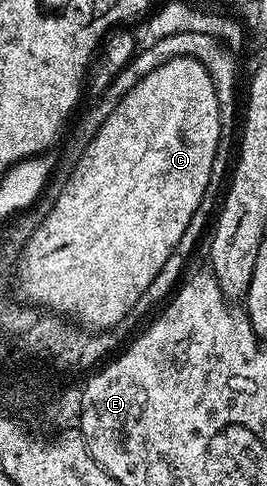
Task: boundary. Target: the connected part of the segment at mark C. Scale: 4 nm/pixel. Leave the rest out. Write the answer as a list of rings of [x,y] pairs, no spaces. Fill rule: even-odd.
[[[194,56],[173,58],[172,61],[158,66],[157,70],[153,70],[152,73],[137,82],[115,104],[109,118],[105,118],[105,122],[97,130],[95,137],[88,142],[72,176],[63,183],[63,189],[53,210],[49,210],[45,222],[42,222],[40,228],[34,231],[33,236],[25,243],[23,251],[18,254],[17,288],[25,297],[26,303],[38,305],[39,308],[48,309],[54,313],[63,313],[68,318],[74,318],[88,330],[110,330],[118,326],[129,314],[129,310],[133,310],[133,306],[137,306],[137,298],[141,298],[141,294],[145,294],[145,290],[149,290],[149,282],[153,282],[153,278],[157,278],[157,274],[161,274],[161,266],[165,266],[165,262],[169,262],[169,254],[175,252],[177,242],[181,242],[181,234],[185,234],[190,219],[193,218],[195,212],[200,211],[201,200],[206,194],[206,187],[209,186],[210,178],[214,174],[214,158],[222,136],[222,118],[219,113],[217,90],[214,89],[211,71]]]

